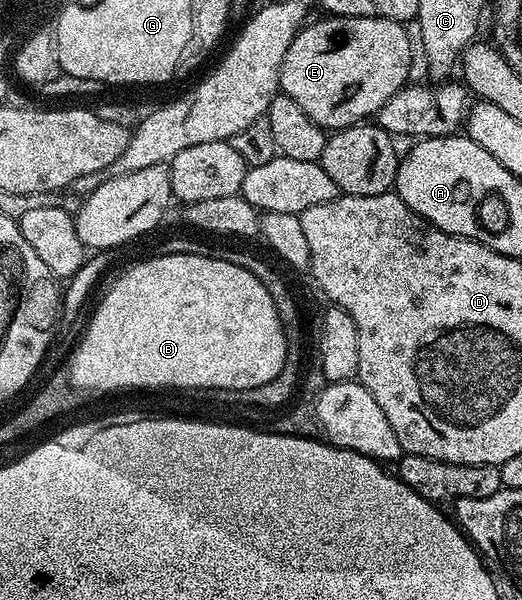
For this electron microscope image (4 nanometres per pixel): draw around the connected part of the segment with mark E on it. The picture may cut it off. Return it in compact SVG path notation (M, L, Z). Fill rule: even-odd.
M334 16L323 19L318 21L317 24L309 23L301 28L297 32L296 37L290 42L290 46L286 50L286 58L280 67L279 91L283 95L294 98L294 102L298 102L298 106L302 106L302 110L306 110L306 114L310 114L310 118L319 128L339 130L349 128L351 124L359 124L375 117L379 113L380 108L386 106L386 102L390 102L390 98L394 98L394 94L398 94L398 90L409 83L408 71L410 70L411 62L410 38L408 37L407 27L398 20L362 18L361 16Z

